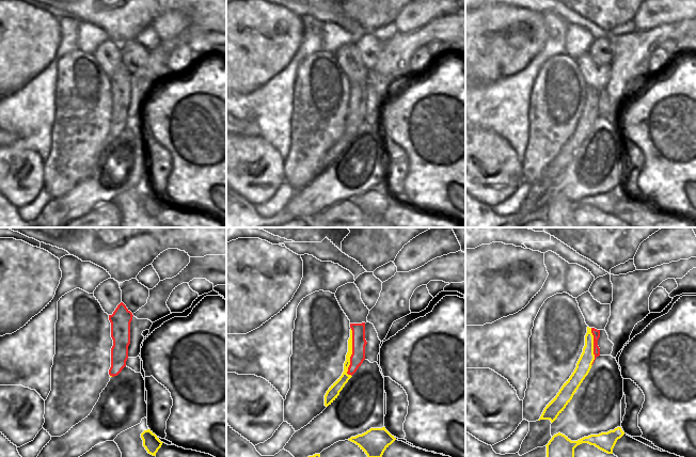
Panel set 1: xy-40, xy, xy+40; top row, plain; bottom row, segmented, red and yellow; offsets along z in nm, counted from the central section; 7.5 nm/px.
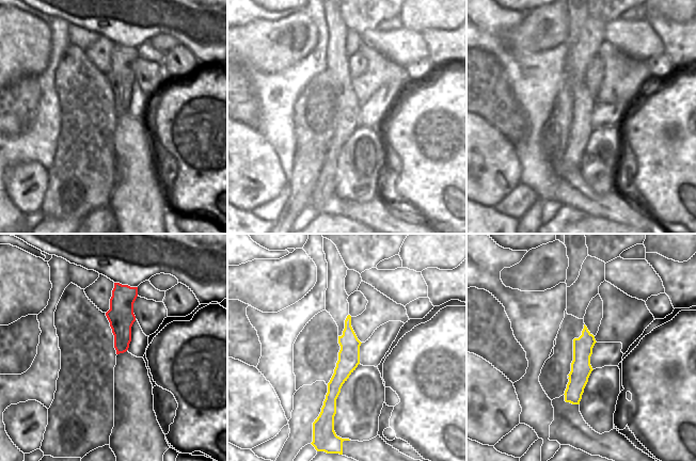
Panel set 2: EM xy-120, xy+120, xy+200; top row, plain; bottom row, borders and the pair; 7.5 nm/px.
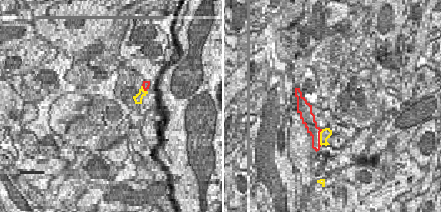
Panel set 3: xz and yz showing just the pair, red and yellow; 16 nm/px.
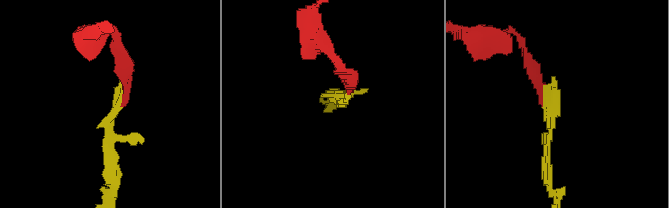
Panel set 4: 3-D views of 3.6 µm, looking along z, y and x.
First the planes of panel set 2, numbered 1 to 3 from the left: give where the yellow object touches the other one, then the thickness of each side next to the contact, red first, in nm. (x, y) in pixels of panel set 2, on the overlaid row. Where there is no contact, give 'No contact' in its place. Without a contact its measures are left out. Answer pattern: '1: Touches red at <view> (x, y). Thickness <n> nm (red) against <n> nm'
1: No contact
2: No contact
3: No contact.

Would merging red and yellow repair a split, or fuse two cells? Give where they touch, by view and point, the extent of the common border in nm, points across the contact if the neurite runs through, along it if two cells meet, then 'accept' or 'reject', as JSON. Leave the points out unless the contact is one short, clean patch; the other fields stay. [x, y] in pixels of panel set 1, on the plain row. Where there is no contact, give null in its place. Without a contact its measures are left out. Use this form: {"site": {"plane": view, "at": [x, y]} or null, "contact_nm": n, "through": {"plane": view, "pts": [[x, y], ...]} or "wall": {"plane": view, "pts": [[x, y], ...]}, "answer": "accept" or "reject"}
{"site": {"plane": "xy", "at": [352, 114]}, "contact_nm": 360, "wall": {"plane": "xy", "pts": [[351, 90], [351, 116], [347, 132], [351, 137]]}, "answer": "reject"}

